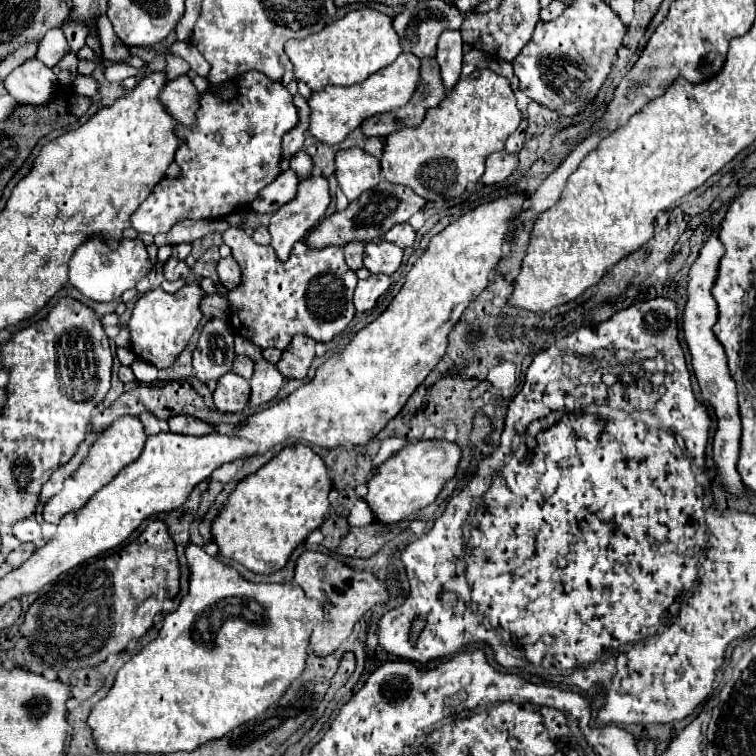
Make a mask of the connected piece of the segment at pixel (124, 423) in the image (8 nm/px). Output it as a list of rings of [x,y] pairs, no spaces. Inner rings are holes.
[[[137,417],[115,419],[109,427],[105,427],[101,431],[99,439],[93,443],[87,457],[81,461],[81,467],[71,477],[67,477],[63,489],[45,503],[43,519],[47,523],[59,523],[59,519],[63,515],[67,515],[69,511],[85,505],[85,501],[89,501],[89,497],[93,493],[97,493],[101,487],[105,487],[123,467],[127,467],[129,463],[133,463],[141,455],[141,451],[145,447],[145,439],[147,439],[147,435],[143,431],[143,423]]]

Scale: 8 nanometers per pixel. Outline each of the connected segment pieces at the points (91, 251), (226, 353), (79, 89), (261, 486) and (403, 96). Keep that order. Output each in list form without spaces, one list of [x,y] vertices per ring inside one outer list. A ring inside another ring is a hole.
[[[101,235],[89,237],[77,251],[73,251],[69,259],[69,281],[89,299],[93,301],[113,301],[123,295],[123,291],[133,289],[141,277],[145,277],[153,263],[147,255],[147,247],[141,239],[123,239],[117,249],[109,247],[93,247],[93,239],[103,239]]]
[[[209,319],[203,325],[201,337],[193,351],[193,373],[201,379],[219,379],[231,371],[235,359],[233,331],[225,319]]]
[[[77,77],[74,82],[75,93],[91,97],[93,93],[97,93],[97,81],[92,77]]]
[[[289,445],[259,471],[237,483],[211,523],[213,541],[223,557],[241,563],[249,571],[275,573],[287,565],[293,549],[323,523],[329,511],[329,493],[331,481],[323,459],[307,445]]]
[[[401,53],[391,65],[385,69],[369,75],[365,81],[351,85],[351,87],[335,87],[327,85],[321,91],[313,91],[307,99],[311,115],[309,115],[309,129],[307,133],[327,145],[341,143],[353,129],[357,129],[367,117],[389,113],[397,107],[409,103],[411,95],[415,93],[419,81],[419,65],[421,61],[413,57],[413,53]]]

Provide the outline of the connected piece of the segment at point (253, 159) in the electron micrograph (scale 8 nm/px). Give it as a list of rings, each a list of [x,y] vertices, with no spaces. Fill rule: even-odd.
[[[249,71],[241,77],[237,77],[237,89],[239,95],[229,101],[219,101],[219,97],[213,97],[211,93],[203,93],[199,101],[197,121],[193,125],[177,125],[175,133],[183,139],[181,147],[177,149],[177,163],[181,167],[179,179],[165,177],[159,181],[153,189],[153,193],[147,197],[143,205],[131,215],[133,227],[139,233],[165,233],[175,223],[183,219],[213,219],[213,217],[225,217],[239,209],[239,205],[249,205],[257,193],[277,179],[279,175],[279,163],[281,163],[281,139],[287,131],[291,131],[299,123],[297,107],[293,105],[291,93],[283,87],[283,83],[269,81],[263,73]]]

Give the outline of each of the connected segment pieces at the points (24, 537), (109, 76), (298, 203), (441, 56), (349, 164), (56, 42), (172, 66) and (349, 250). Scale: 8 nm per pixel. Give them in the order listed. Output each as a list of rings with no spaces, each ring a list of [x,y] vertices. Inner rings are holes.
[[[31,517],[31,519],[25,519],[17,525],[11,527],[13,535],[21,541],[21,543],[35,543],[35,545],[43,545],[43,531],[41,531],[41,525]]]
[[[113,65],[113,67],[107,67],[107,69],[105,69],[105,79],[107,79],[109,83],[119,83],[119,81],[123,81],[123,79],[127,79],[127,77],[141,75],[143,71],[145,71],[145,67],[143,67],[143,69],[133,69],[133,67],[129,67],[129,65]]]
[[[323,175],[317,177],[309,177],[303,179],[297,187],[297,195],[295,199],[291,199],[287,205],[283,205],[277,213],[273,213],[271,223],[269,223],[269,233],[271,233],[271,247],[277,251],[277,257],[281,261],[289,259],[289,253],[293,249],[293,245],[297,241],[303,239],[303,235],[315,227],[315,223],[325,215],[327,205],[331,203],[331,195],[329,195],[329,185],[327,179]]]
[[[445,31],[439,37],[439,49],[437,49],[437,61],[441,67],[443,85],[451,89],[459,77],[461,77],[461,59],[463,59],[463,39],[459,31]]]
[[[357,147],[337,153],[335,173],[341,191],[349,201],[355,201],[363,191],[373,189],[381,181],[379,159]]]
[[[53,27],[45,33],[45,37],[41,39],[39,43],[39,51],[37,51],[37,57],[45,63],[45,65],[55,65],[57,61],[61,61],[61,57],[65,57],[67,53],[67,41],[65,41],[65,35],[63,35],[63,29],[61,27]]]
[[[173,53],[167,55],[167,67],[165,67],[167,79],[177,79],[179,75],[185,75],[187,71],[189,71],[187,61],[183,61],[179,55],[173,55]]]
[[[351,241],[343,249],[345,249],[345,261],[347,261],[347,265],[353,271],[357,271],[363,265],[363,249],[365,249],[365,243],[363,241]]]

